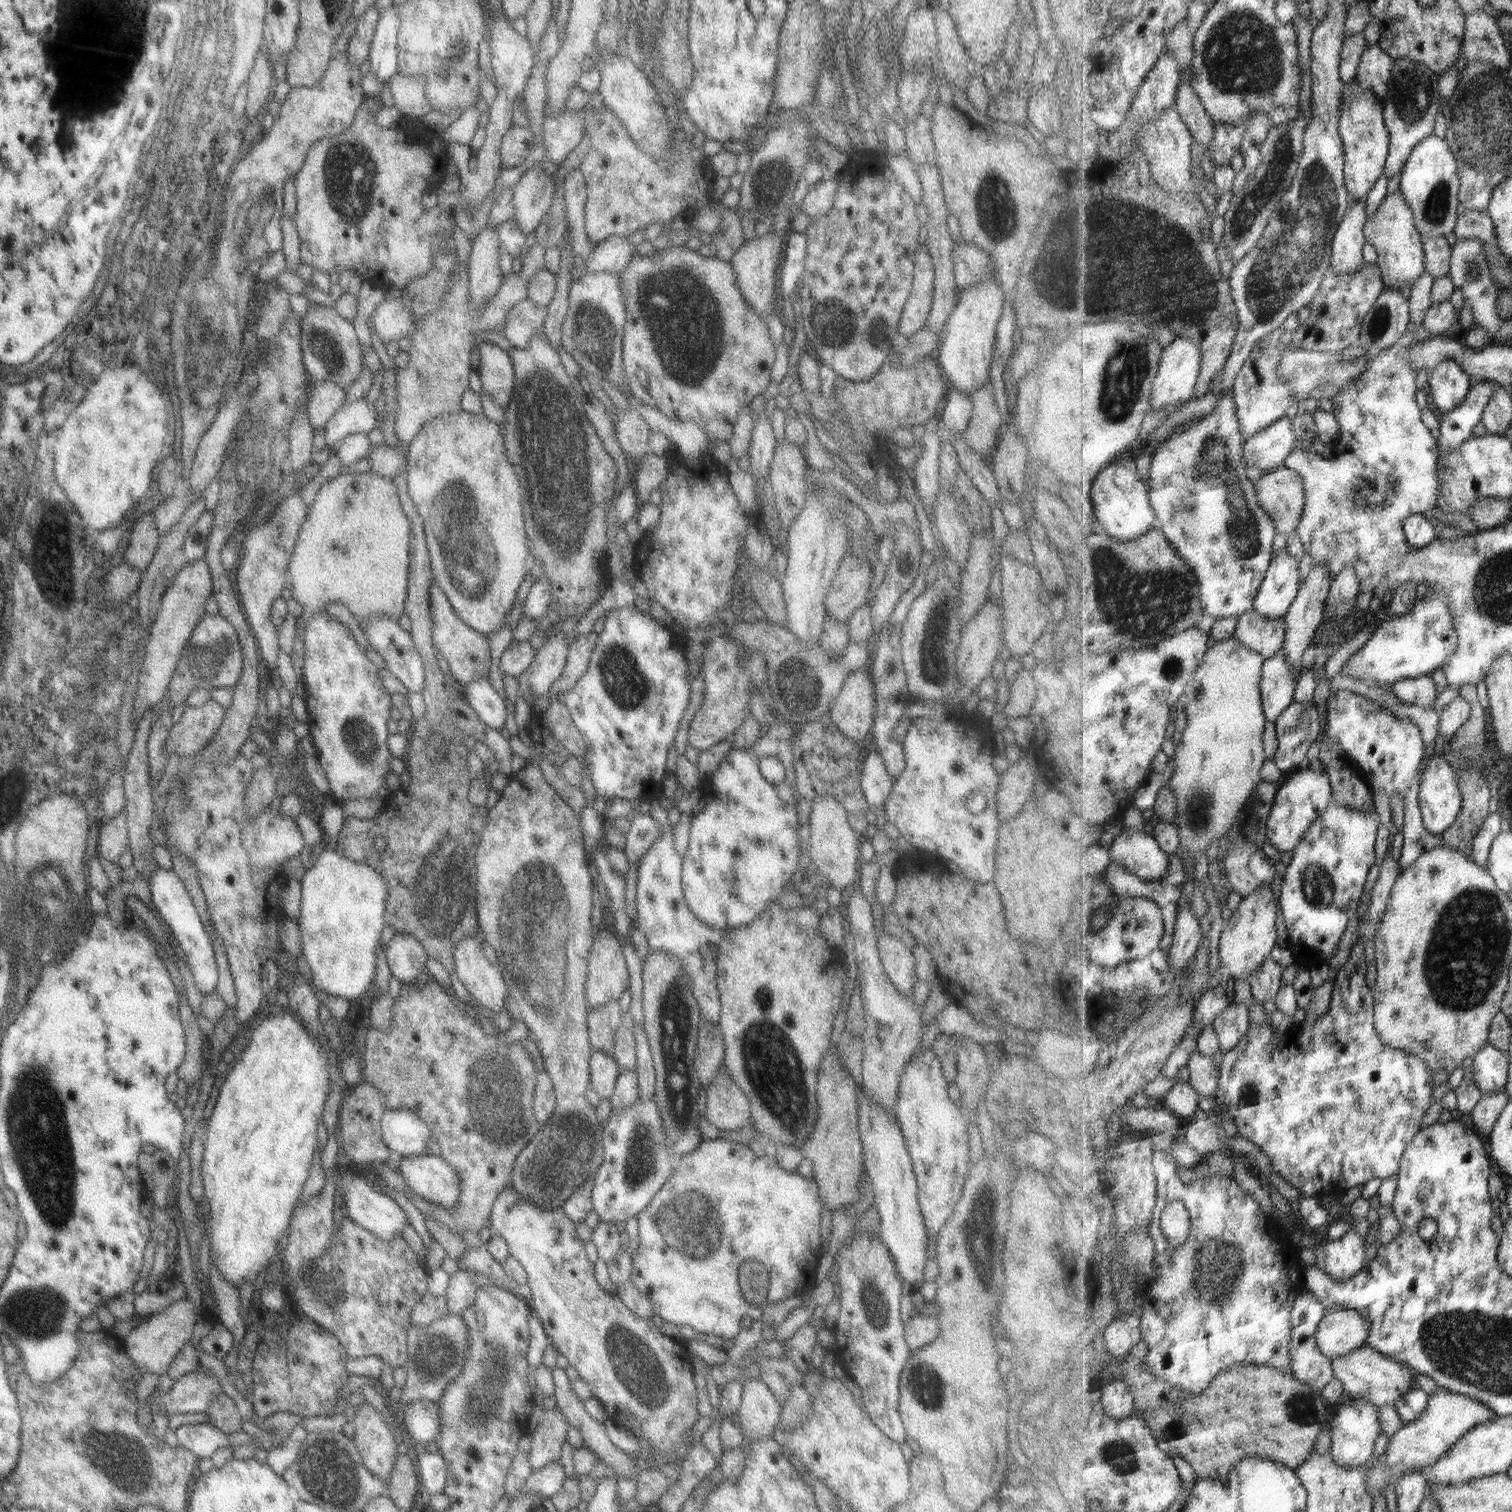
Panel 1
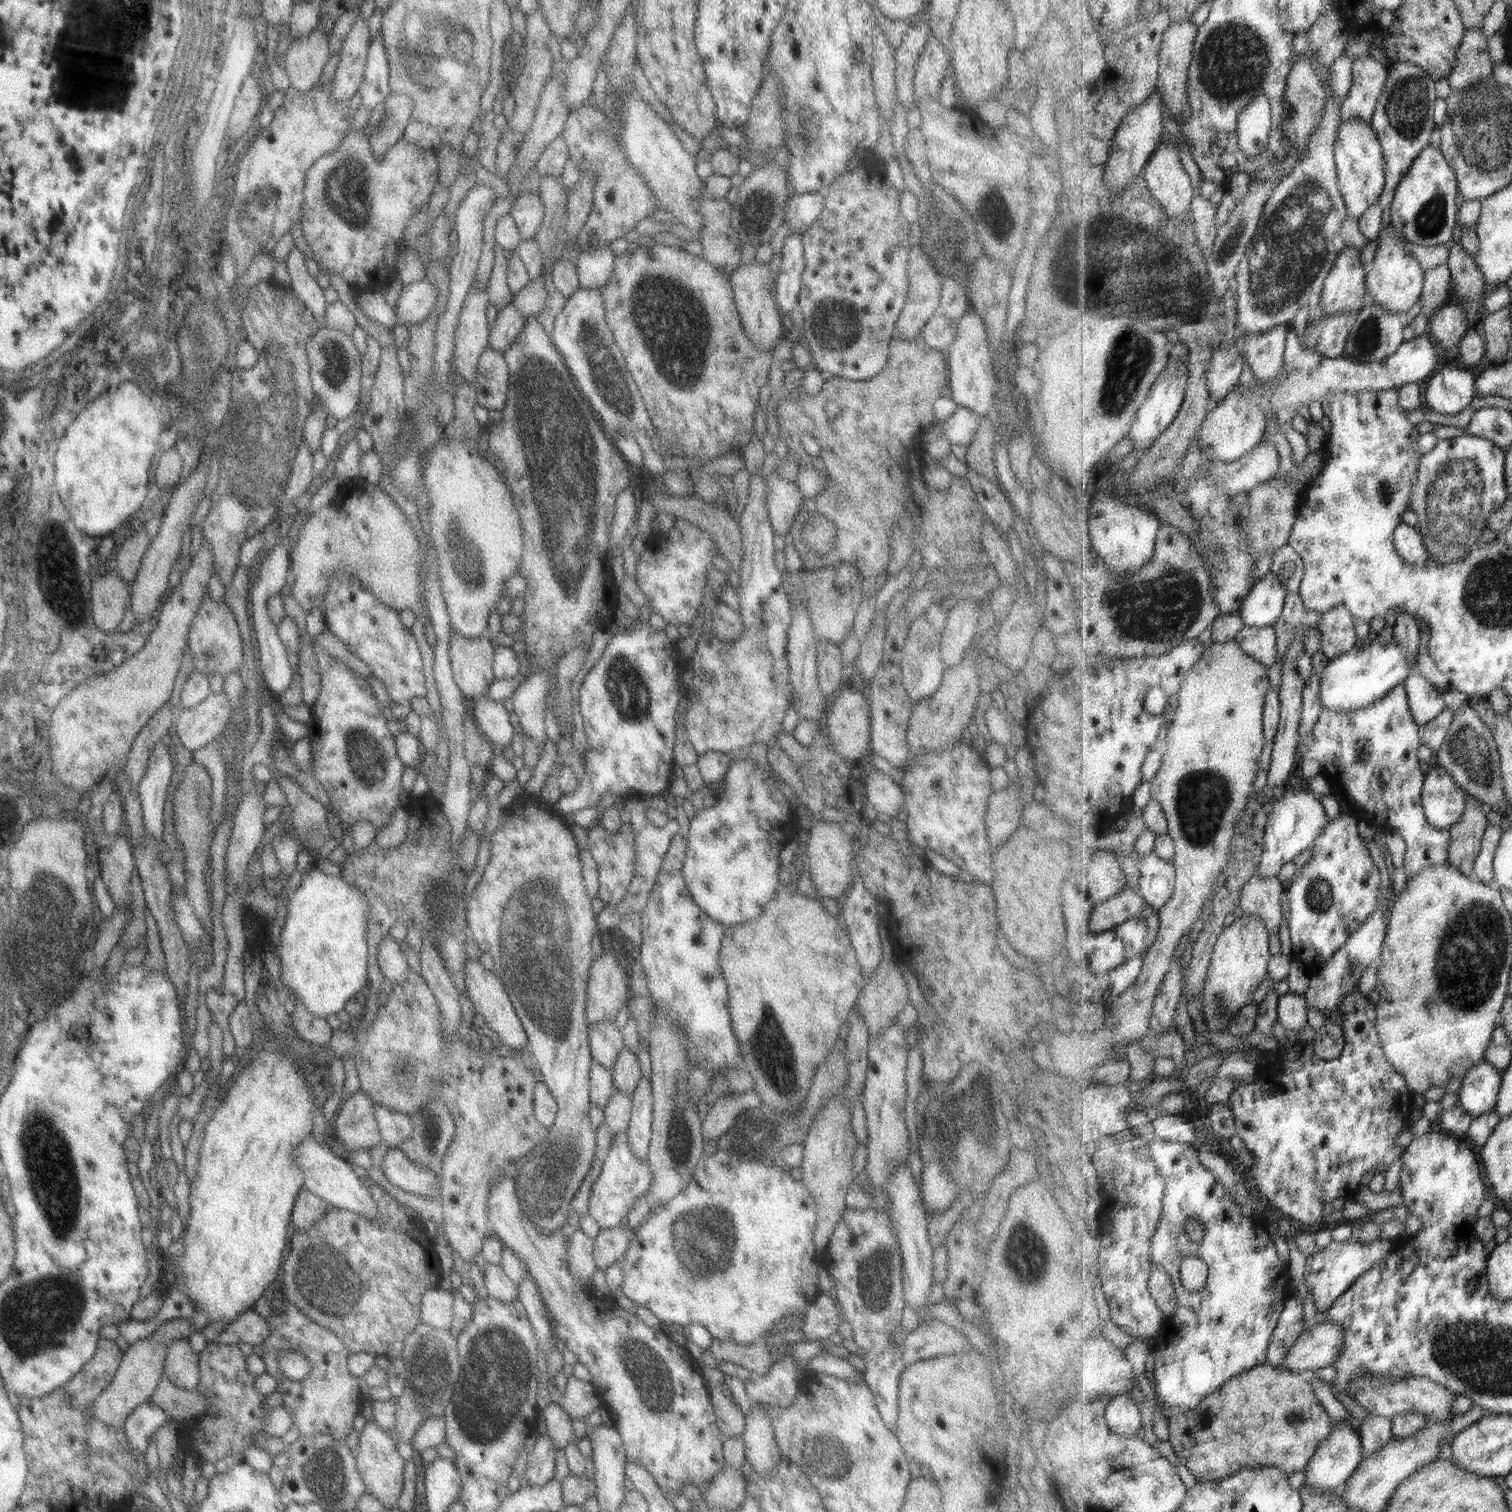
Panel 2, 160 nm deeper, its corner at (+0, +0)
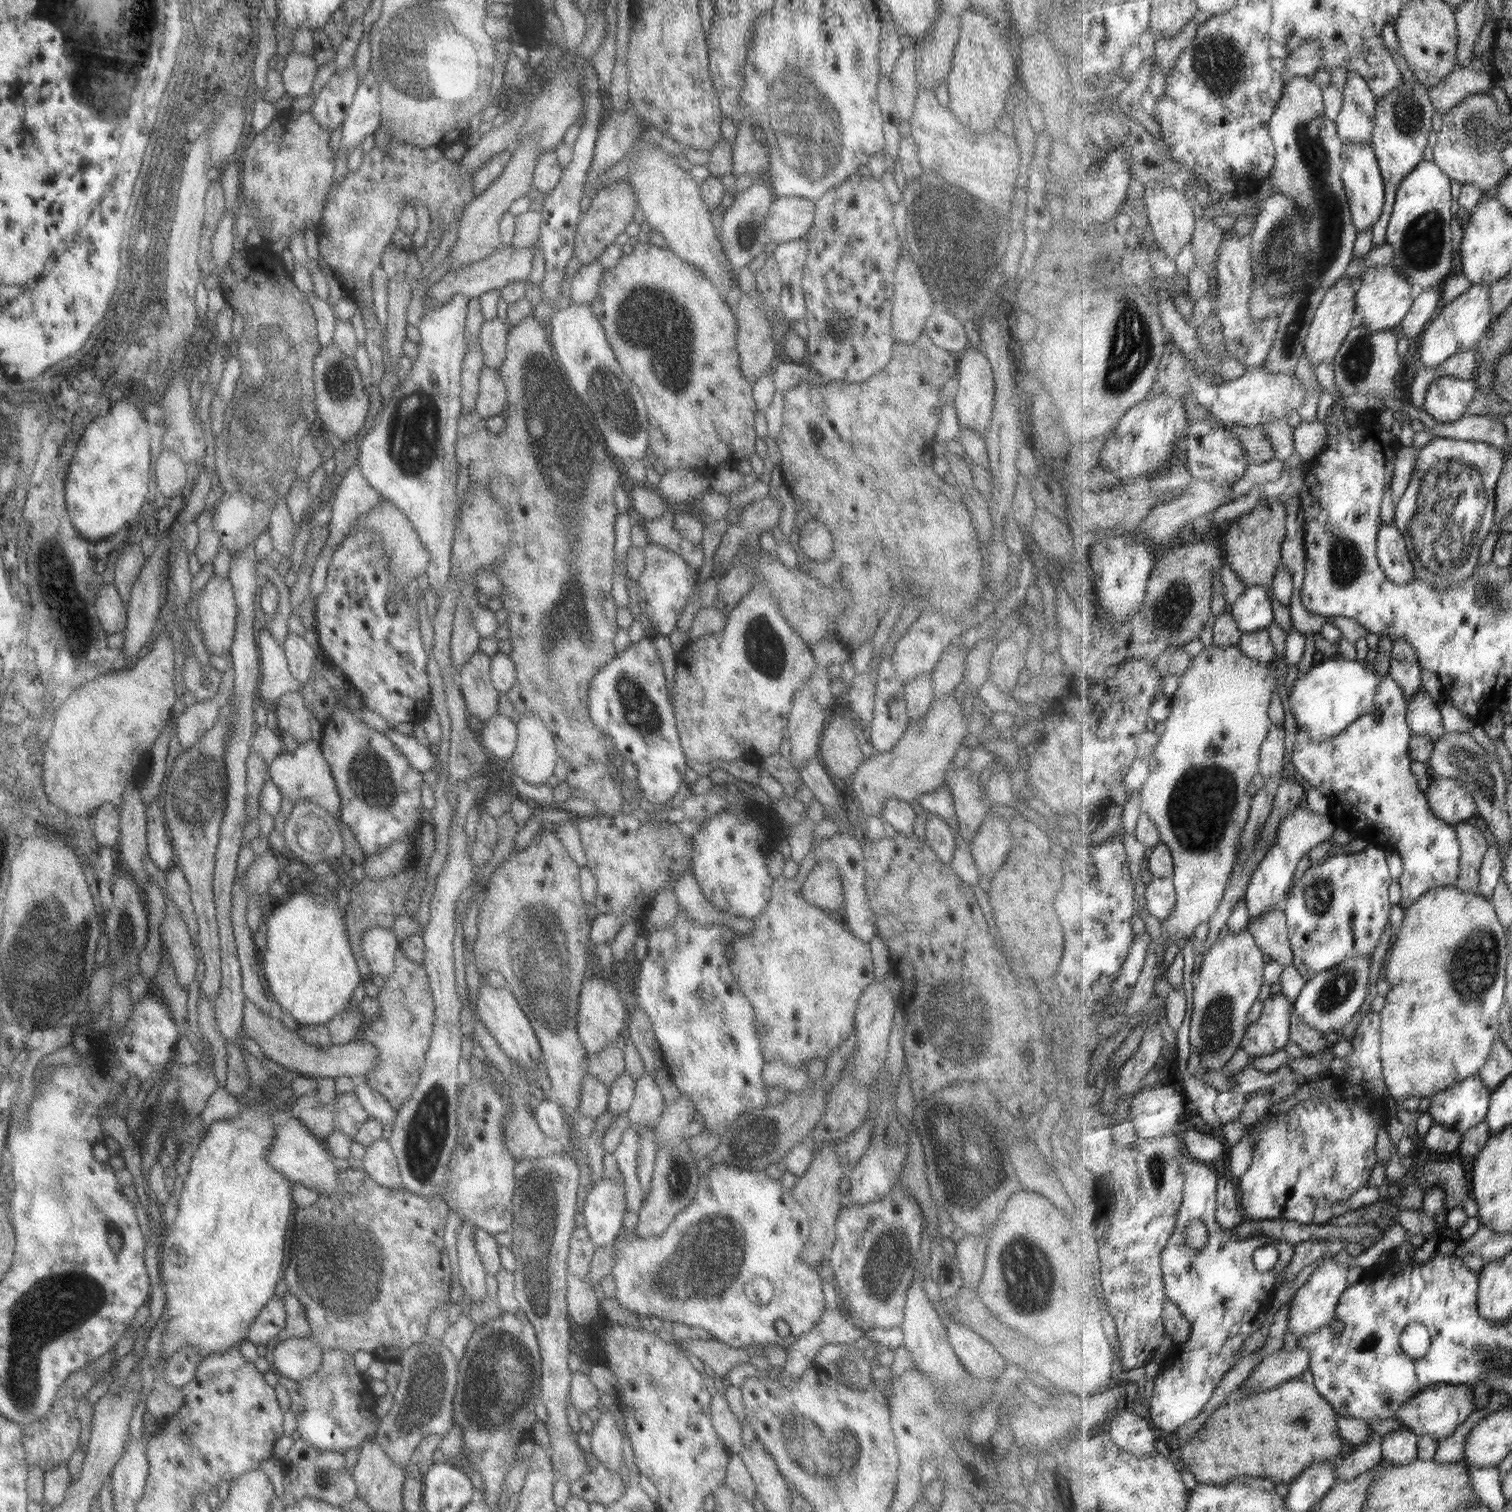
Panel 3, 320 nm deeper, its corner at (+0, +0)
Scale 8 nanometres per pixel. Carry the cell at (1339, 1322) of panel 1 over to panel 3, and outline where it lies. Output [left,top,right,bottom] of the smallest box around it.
[1241,1345,1310,1394]

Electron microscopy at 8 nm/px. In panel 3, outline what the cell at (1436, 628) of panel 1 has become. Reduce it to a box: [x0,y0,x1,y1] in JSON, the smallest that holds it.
[1288,659,1382,740]

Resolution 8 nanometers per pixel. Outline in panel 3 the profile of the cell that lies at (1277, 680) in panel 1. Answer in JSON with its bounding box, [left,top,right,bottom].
[1258,722,1285,778]

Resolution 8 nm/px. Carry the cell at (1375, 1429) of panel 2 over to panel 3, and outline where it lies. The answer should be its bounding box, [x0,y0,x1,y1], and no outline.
[1336,1432,1384,1482]

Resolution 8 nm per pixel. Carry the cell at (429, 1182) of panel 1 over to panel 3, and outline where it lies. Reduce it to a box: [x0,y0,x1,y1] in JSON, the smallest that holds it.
[360,1139,401,1189]

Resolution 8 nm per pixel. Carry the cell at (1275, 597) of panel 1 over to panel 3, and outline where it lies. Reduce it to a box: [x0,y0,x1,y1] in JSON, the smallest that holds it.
[1231,586,1274,633]

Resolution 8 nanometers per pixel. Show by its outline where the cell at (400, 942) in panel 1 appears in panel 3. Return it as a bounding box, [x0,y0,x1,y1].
[359,927,399,976]

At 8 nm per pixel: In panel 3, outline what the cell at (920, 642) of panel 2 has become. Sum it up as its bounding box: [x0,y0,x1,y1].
[903,673,932,723]

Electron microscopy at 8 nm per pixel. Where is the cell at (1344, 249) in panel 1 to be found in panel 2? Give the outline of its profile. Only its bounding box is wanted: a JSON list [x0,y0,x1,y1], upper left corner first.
[1320,248,1369,314]

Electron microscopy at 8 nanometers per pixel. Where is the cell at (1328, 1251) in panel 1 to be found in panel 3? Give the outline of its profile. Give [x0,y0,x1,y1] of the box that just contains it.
[1288,1252,1349,1338]

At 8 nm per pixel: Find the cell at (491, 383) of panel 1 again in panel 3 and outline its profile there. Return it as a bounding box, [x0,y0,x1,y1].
[475,366,506,419]

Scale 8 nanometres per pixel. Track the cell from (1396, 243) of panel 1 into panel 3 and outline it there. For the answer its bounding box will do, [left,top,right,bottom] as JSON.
[1356,265,1417,330]

